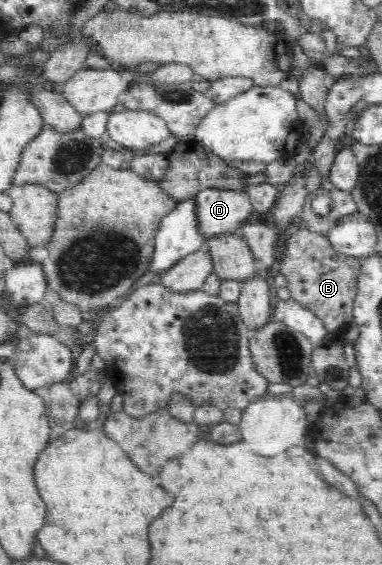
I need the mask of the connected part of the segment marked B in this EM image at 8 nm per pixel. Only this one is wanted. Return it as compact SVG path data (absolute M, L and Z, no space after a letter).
M298 229L288 237L286 248L278 259L279 273L287 279L290 296L301 306L314 312L324 323L328 338L333 333L345 333L353 322L353 307L359 281L361 259L335 250L327 235Z

